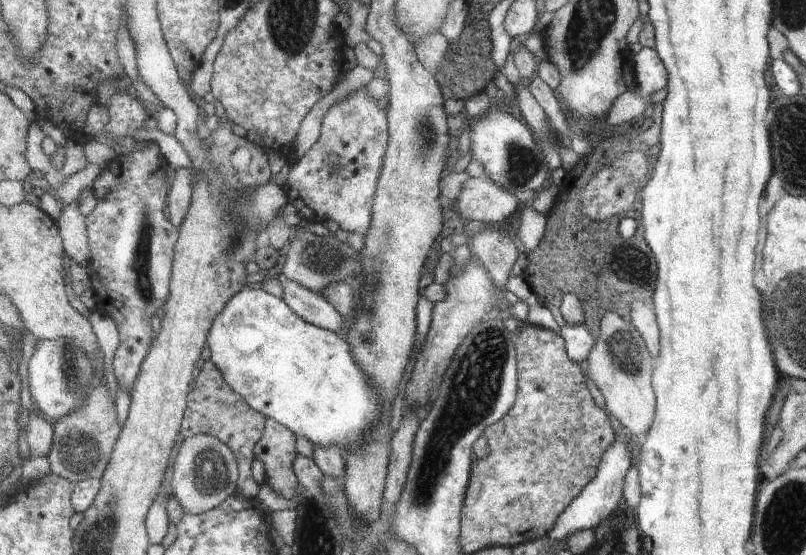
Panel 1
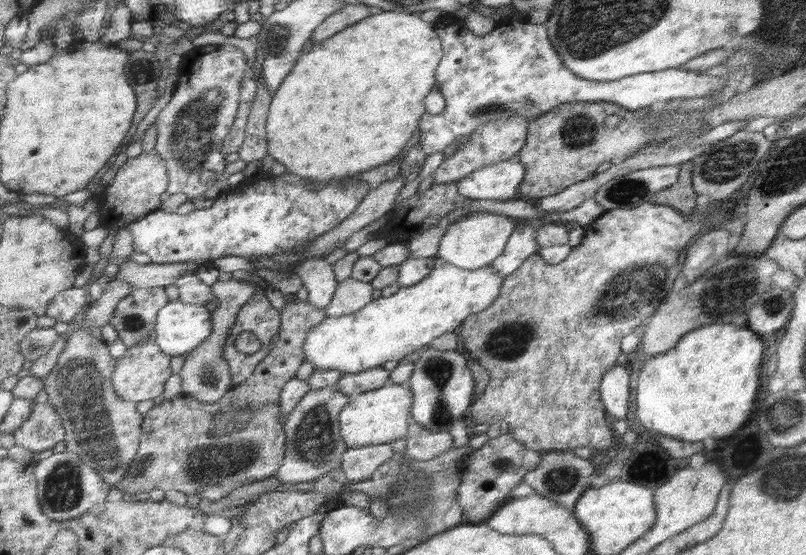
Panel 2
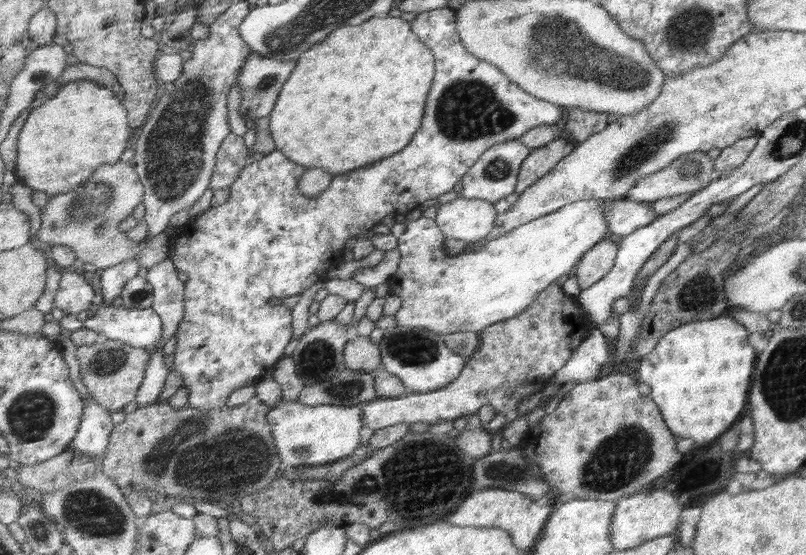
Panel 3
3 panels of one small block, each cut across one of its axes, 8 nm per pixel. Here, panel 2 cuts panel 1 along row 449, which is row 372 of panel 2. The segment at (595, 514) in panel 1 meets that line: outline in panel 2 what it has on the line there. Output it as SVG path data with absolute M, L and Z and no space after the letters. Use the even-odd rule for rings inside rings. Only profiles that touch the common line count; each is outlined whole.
M626 361L623 364L616 364L603 377L599 390L602 392L604 408L608 416L613 419L624 419L628 414L628 394L630 394L630 371L626 368Z

